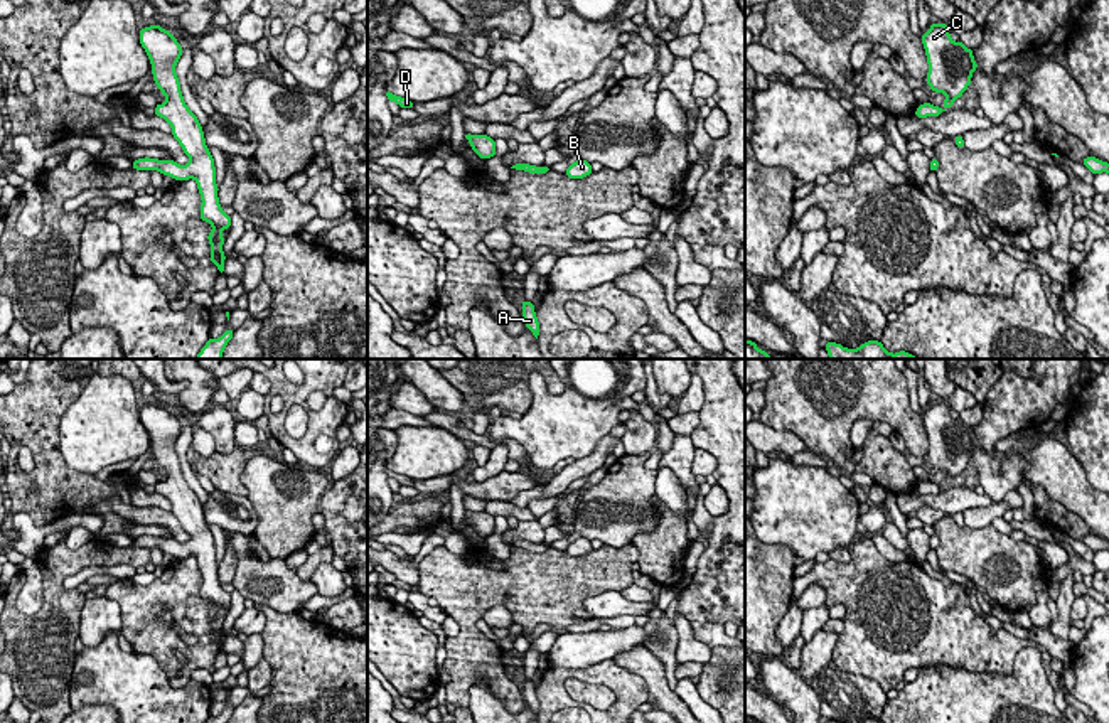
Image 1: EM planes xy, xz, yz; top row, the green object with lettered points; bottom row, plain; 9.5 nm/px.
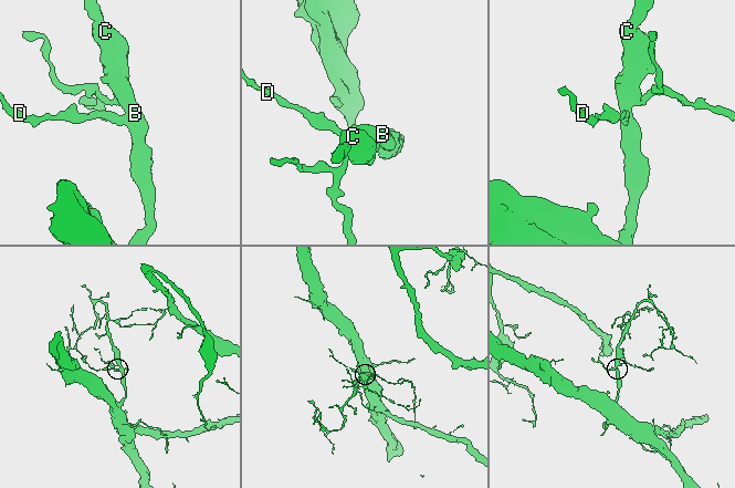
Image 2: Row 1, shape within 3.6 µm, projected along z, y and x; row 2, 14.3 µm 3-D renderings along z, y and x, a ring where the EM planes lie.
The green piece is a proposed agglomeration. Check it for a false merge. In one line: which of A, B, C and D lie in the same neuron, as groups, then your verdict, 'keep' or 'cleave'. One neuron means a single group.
A B C D | keep

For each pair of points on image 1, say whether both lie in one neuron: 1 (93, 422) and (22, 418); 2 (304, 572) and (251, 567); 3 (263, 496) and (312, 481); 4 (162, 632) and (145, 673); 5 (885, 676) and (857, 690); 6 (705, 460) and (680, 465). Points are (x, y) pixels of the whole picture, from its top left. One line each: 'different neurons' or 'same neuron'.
1: different neurons
2: different neurons
3: same neuron
4: different neurons
5: different neurons
6: different neurons

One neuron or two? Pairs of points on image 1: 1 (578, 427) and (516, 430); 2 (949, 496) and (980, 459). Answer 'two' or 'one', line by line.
1: one
2: two

